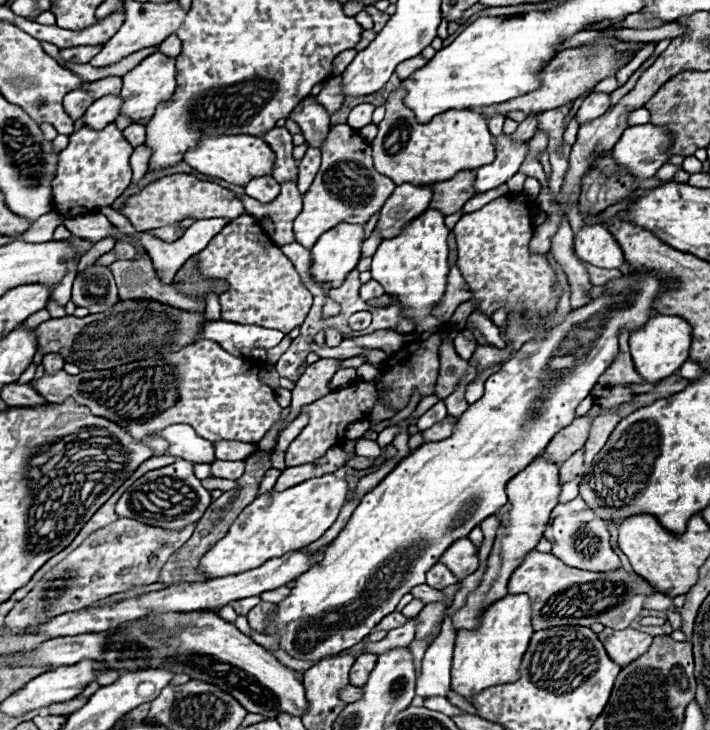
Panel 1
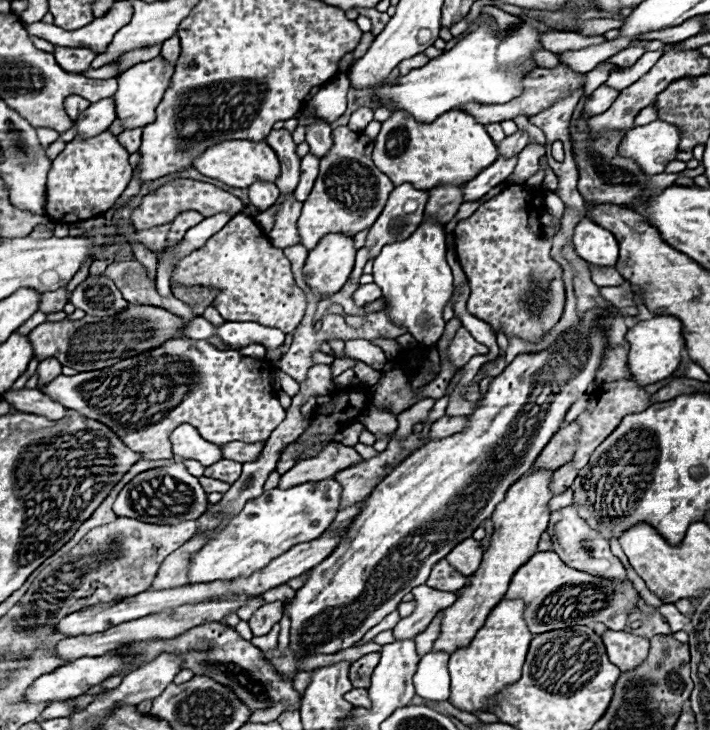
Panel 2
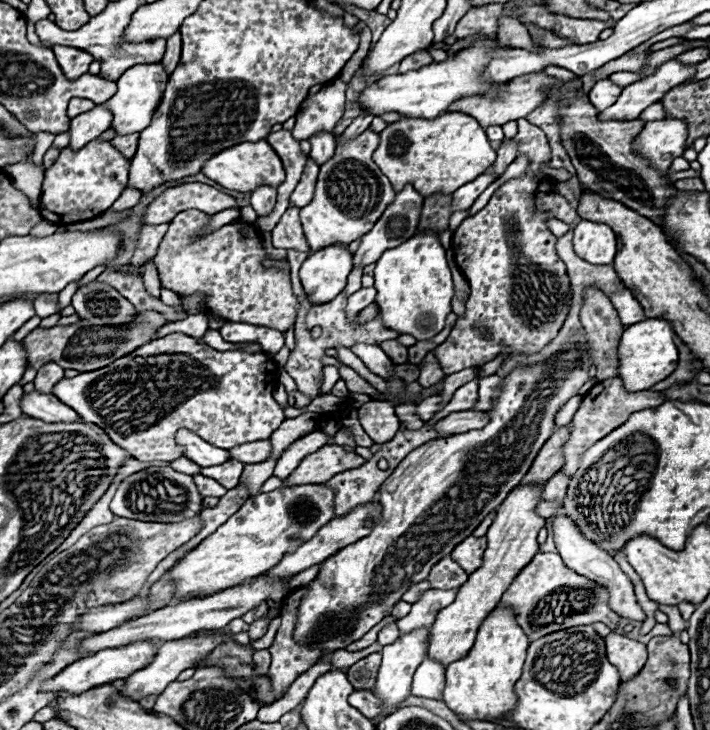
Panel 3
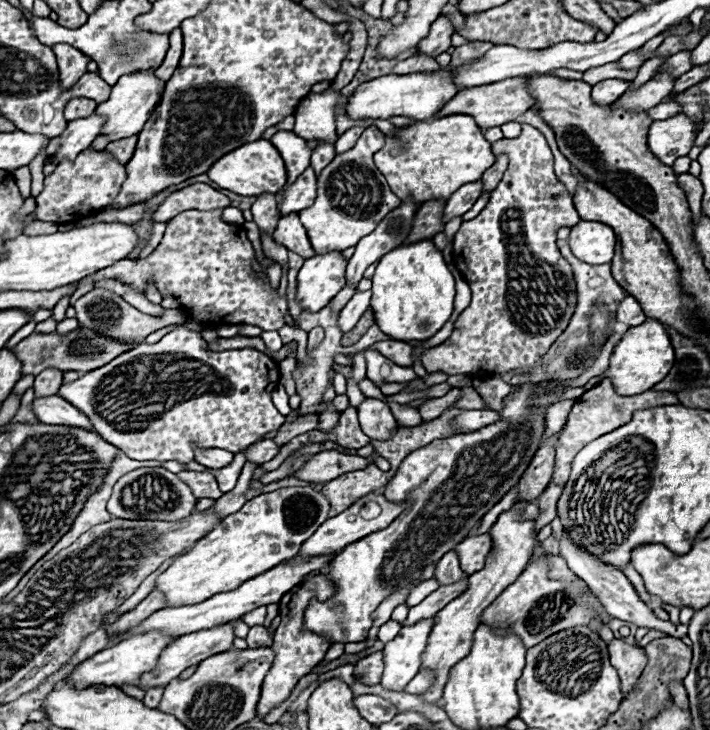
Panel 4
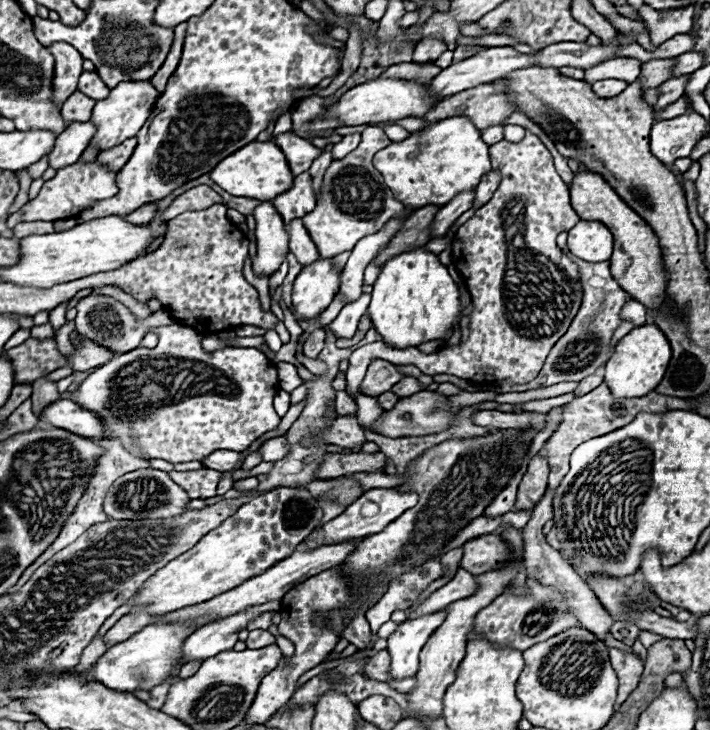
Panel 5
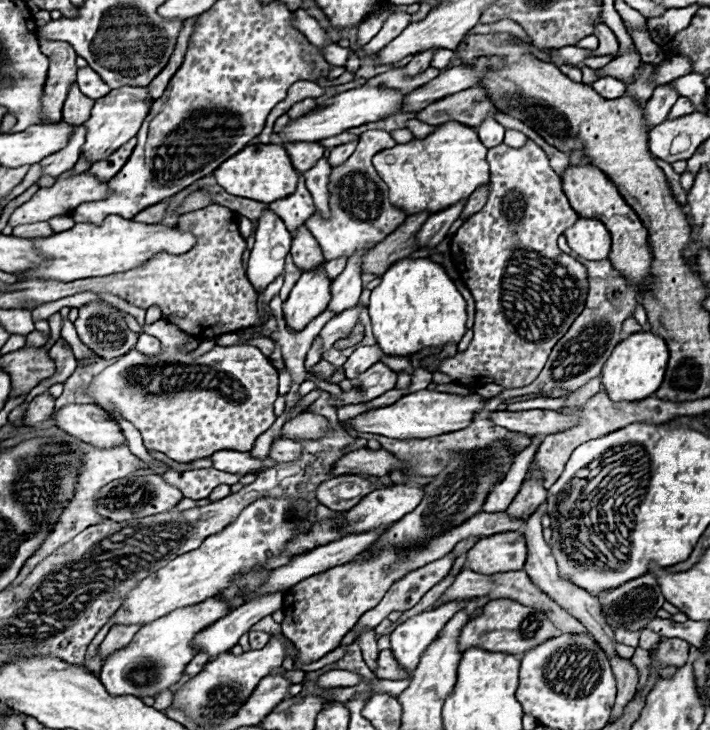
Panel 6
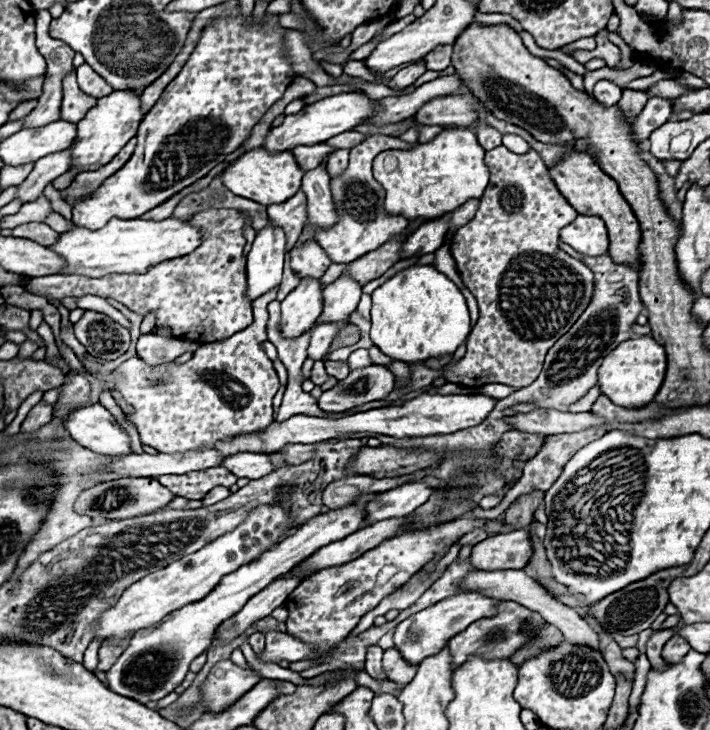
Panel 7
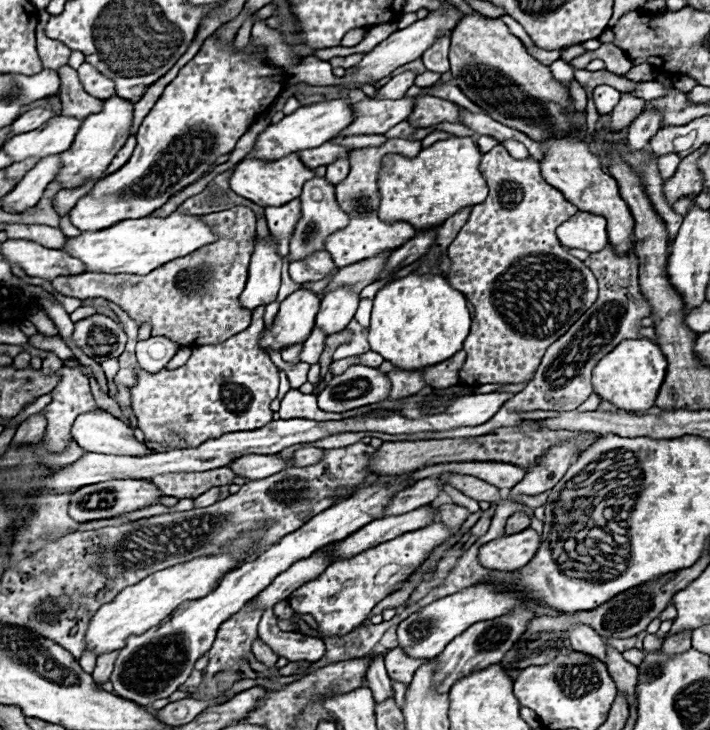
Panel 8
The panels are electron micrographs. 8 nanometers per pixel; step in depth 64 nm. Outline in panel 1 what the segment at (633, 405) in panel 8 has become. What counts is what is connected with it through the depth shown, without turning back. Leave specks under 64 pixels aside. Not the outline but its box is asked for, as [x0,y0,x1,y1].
[630,316,692,382]

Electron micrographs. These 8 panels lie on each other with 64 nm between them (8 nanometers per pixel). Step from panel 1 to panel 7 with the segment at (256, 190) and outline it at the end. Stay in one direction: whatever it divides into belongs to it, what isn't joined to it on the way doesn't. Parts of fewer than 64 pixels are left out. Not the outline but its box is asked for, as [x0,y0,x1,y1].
[248,222,286,300]

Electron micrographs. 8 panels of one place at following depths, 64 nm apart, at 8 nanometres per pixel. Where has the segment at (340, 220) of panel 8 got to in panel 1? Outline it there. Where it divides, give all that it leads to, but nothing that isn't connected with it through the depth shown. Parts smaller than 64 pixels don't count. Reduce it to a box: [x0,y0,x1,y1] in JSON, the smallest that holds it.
[288,96,330,148]

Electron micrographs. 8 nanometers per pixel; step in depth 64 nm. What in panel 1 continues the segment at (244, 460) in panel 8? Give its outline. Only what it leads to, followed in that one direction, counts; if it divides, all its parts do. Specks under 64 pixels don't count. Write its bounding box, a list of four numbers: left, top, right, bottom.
[160,424,214,464]

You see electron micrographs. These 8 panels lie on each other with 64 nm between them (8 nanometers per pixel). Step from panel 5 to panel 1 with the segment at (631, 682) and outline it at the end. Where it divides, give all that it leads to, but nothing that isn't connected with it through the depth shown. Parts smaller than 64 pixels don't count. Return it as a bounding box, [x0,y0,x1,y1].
[598,628,653,666]

